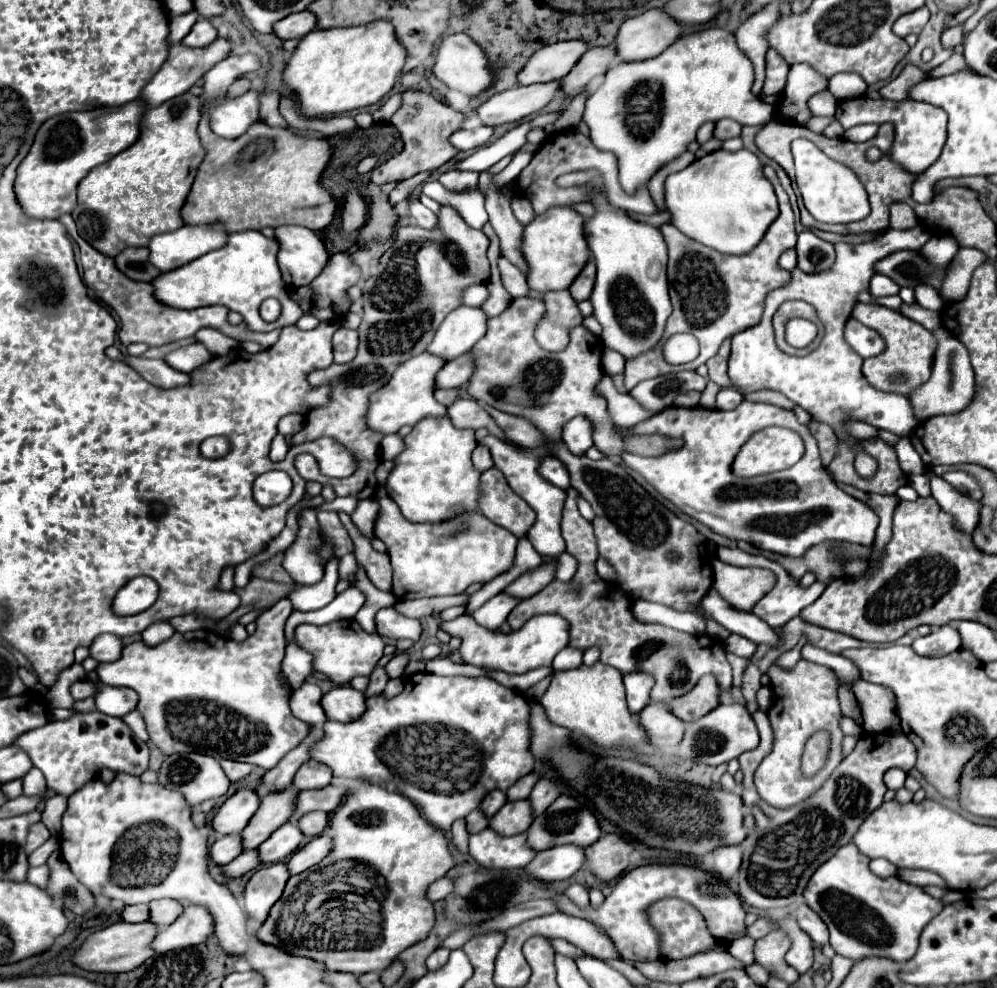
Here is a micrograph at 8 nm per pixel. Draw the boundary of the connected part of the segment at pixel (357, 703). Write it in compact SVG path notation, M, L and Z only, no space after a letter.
M336 686L322 696L320 704L328 720L352 722L364 712L364 694L350 686Z

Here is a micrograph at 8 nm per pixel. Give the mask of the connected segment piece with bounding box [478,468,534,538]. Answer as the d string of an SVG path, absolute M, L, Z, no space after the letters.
M490 468L480 476L478 508L494 524L510 530L518 538L524 538L534 524L532 508L512 492L496 468Z

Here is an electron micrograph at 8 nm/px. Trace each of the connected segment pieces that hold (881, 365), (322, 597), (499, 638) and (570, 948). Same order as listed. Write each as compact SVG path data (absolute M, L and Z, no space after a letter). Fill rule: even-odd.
M870 302L870 304L856 304L854 312L852 312L852 318L856 318L858 322L862 322L864 326L870 326L874 328L886 348L884 352L880 352L878 356L872 356L872 358L866 358L864 360L864 366L862 366L862 372L866 376L866 380L878 388L878 390L886 390L886 392L896 392L896 394L904 394L908 396L916 386L924 384L928 380L930 373L930 332L920 326L918 322L906 318L902 312L898 310L890 310L890 308L884 308L876 302ZM892 376L904 376L900 382L894 382Z
M330 562L324 570L324 580L320 580L314 586L304 586L304 588L296 588L290 594L286 594L286 598L292 602L294 610L318 610L324 608L326 604L330 604L336 596L334 586L338 582L338 564Z
M466 614L456 620L442 622L440 630L462 638L460 654L466 664L484 666L484 668L492 668L492 670L504 670L510 674L524 674L524 672L530 672L530 670L542 668L542 666L550 668L554 656L568 644L568 622L556 614L536 616L536 618L528 620L520 630L510 632L510 634L486 630L486 628L478 626L474 622L474 618L466 616Z
M550 939L550 941L552 946L554 946L556 952L561 953L574 960L580 956L586 955L586 953L583 950L575 947L574 945L562 939Z

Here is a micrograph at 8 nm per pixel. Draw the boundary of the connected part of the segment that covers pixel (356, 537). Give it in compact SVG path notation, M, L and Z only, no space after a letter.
M339 512L338 515L344 527L348 530L348 534L350 534L350 537L354 540L354 546L356 546L354 556L356 556L356 560L366 568L366 574L368 574L370 582L372 582L378 590L390 590L390 584L392 584L392 566L390 566L388 554L376 552L376 550L370 546L370 540L364 538L354 524L352 524L348 514Z

